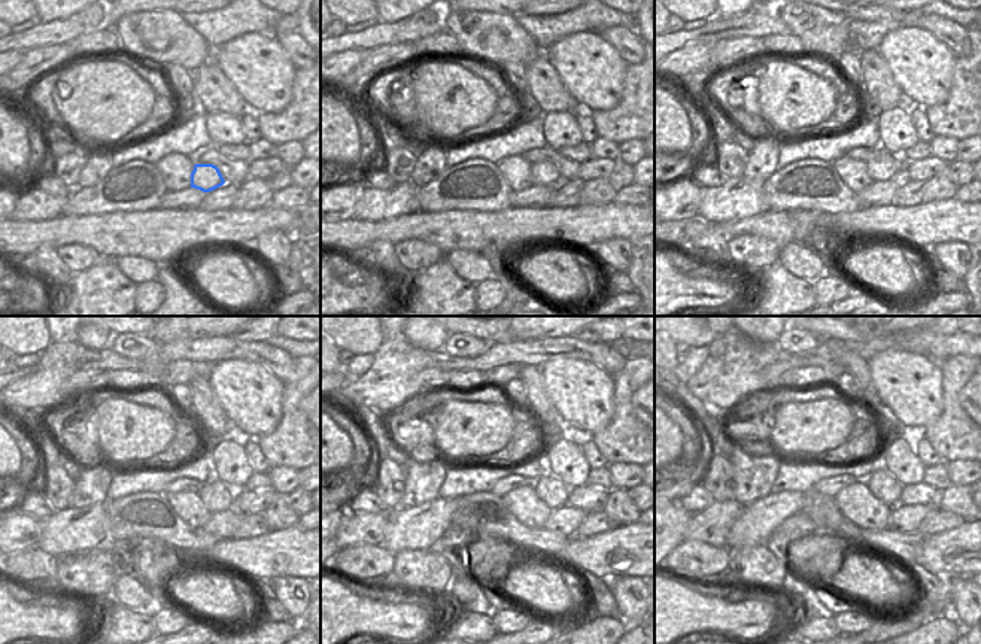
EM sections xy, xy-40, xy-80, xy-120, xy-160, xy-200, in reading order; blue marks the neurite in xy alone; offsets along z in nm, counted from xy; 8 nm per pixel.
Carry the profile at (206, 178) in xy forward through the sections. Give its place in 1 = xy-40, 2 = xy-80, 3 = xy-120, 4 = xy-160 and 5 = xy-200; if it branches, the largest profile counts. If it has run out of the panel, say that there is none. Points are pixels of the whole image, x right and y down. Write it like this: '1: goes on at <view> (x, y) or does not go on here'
1: goes on at xy-40 (541, 173)
2: goes on at xy-80 (886, 166)
3: goes on at xy-120 (218, 497)
4: goes on at xy-160 (552, 491)
5: goes on at xy-200 (883, 486)

